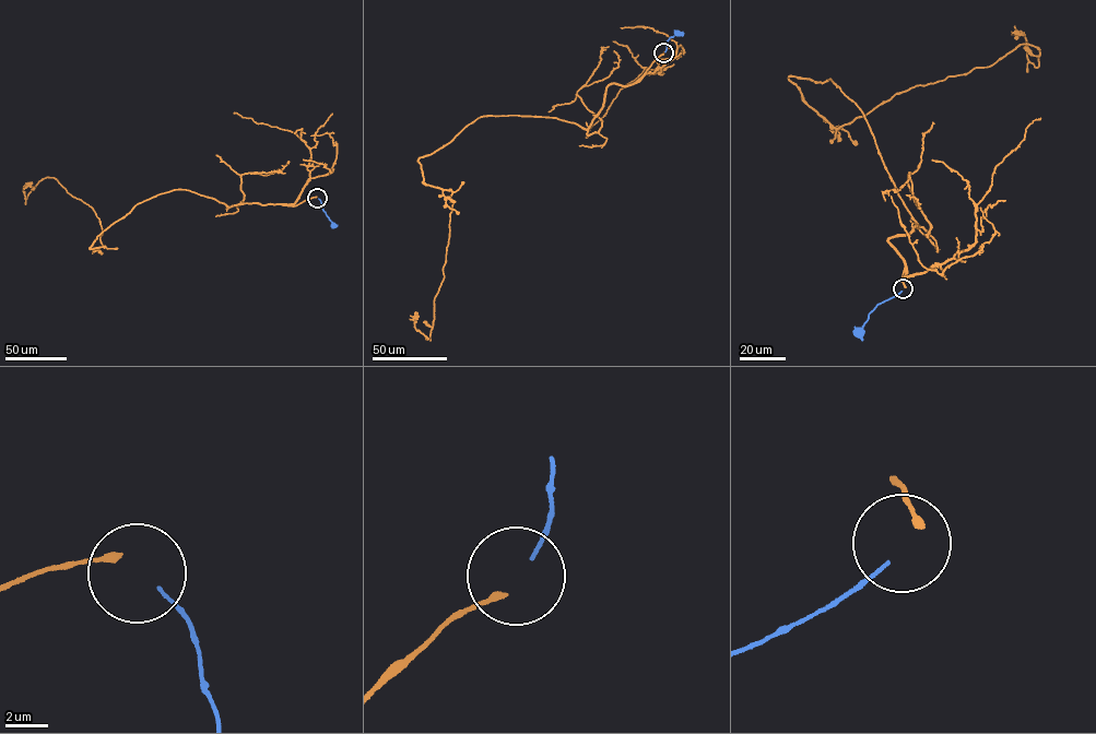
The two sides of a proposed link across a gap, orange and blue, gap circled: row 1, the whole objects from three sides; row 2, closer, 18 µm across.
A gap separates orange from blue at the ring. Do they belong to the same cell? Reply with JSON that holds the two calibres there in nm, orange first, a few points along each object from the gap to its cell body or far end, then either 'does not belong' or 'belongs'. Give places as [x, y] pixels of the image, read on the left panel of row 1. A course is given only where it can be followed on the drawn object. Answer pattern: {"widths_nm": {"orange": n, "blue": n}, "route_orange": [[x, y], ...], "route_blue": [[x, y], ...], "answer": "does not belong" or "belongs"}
{"widths_nm": {"orange": 340, "blue": 160}, "route_orange": [[316, 197], [231, 206], [173, 190], [91, 249], [105, 246], [91, 206], [51, 177], [26, 198], [23, 188]], "route_blue": [[318, 198], [333, 225]], "answer": "belongs"}

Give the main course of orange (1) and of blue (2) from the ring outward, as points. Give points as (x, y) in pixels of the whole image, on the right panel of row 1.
1: (905, 287), (887, 240), (917, 223), (862, 111), (788, 77), (836, 129), (1020, 44), (1038, 67), (1011, 31)
2: (902, 291), (875, 306), (859, 332)

